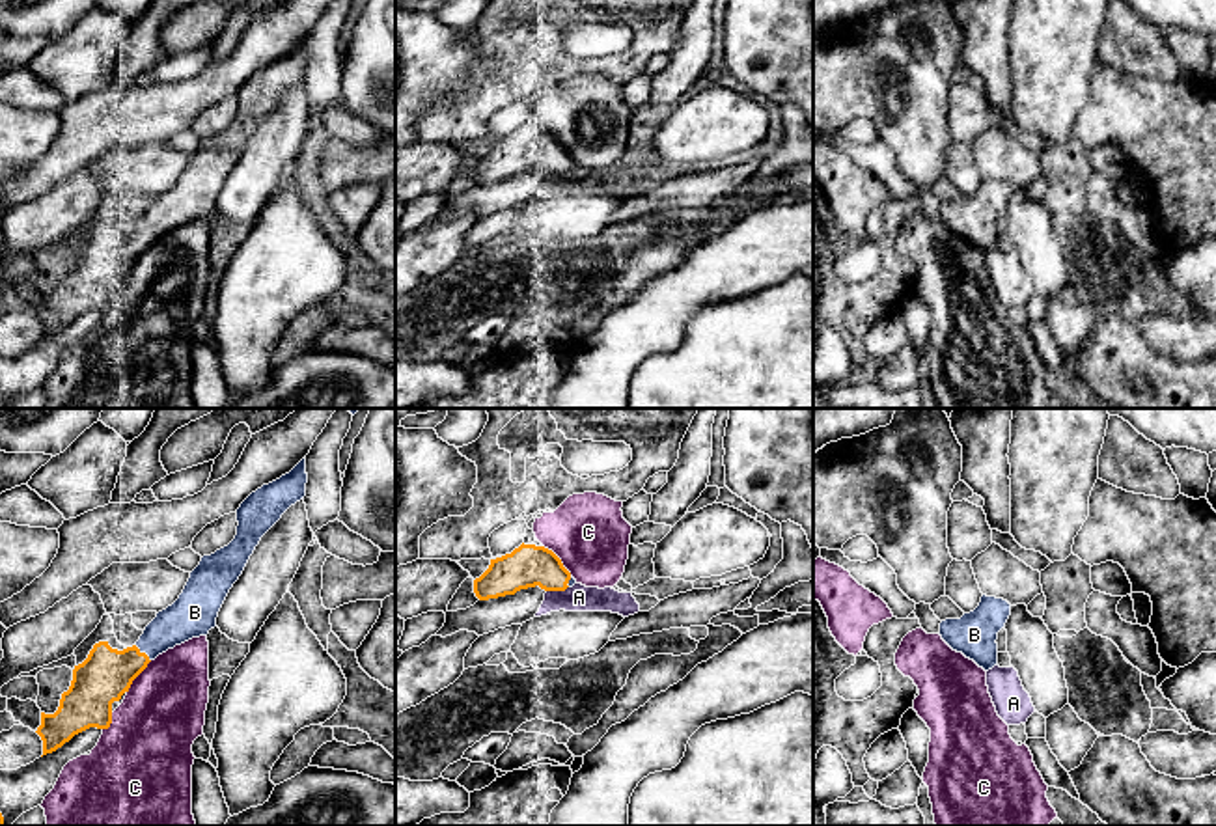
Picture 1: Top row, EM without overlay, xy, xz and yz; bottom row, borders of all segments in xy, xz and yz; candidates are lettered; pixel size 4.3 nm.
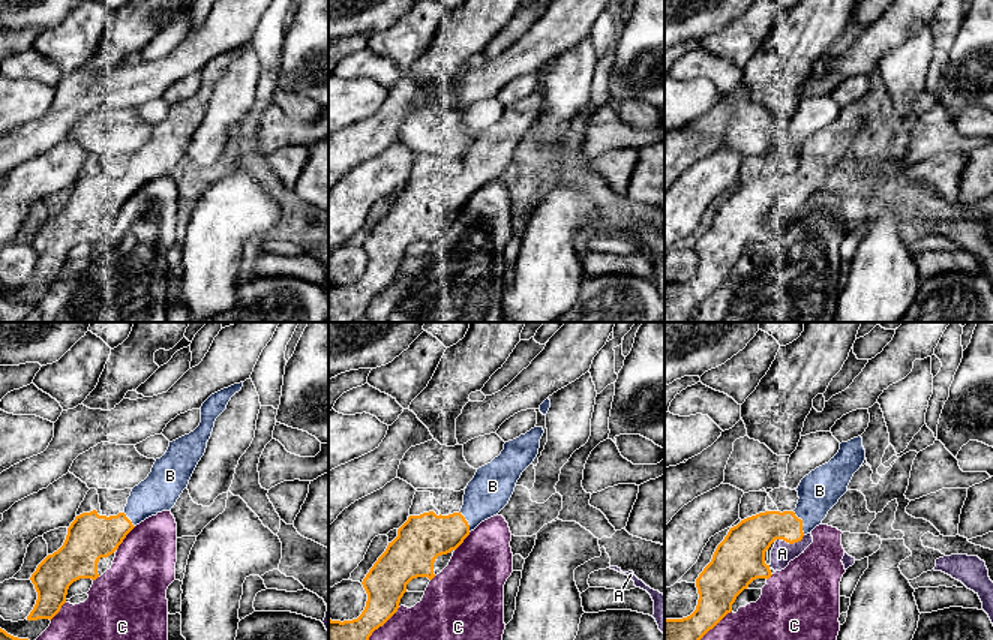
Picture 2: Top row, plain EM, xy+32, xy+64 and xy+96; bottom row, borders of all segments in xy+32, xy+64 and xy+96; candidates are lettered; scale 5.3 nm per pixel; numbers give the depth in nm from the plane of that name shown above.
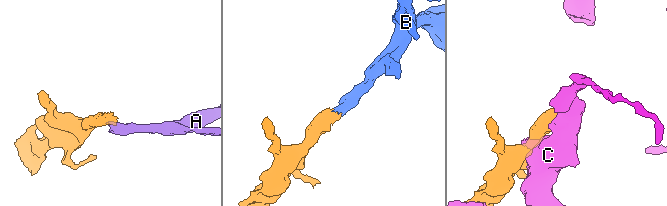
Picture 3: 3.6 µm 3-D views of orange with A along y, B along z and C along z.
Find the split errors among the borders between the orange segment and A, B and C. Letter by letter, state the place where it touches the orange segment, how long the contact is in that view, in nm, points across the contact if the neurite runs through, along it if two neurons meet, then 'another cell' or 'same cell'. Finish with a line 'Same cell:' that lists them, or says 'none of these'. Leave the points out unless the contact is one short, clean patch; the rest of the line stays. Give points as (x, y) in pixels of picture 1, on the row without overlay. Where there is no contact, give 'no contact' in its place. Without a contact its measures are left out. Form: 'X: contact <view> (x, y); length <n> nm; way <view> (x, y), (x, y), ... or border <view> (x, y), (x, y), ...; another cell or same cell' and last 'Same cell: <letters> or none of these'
A: contact xz (556, 172); length 100 nm; another cell
B: contact xy (144, 235); length 100 nm; same cell
C: contact xz (560, 142); length 180 nm; another cell
Same cell: B

